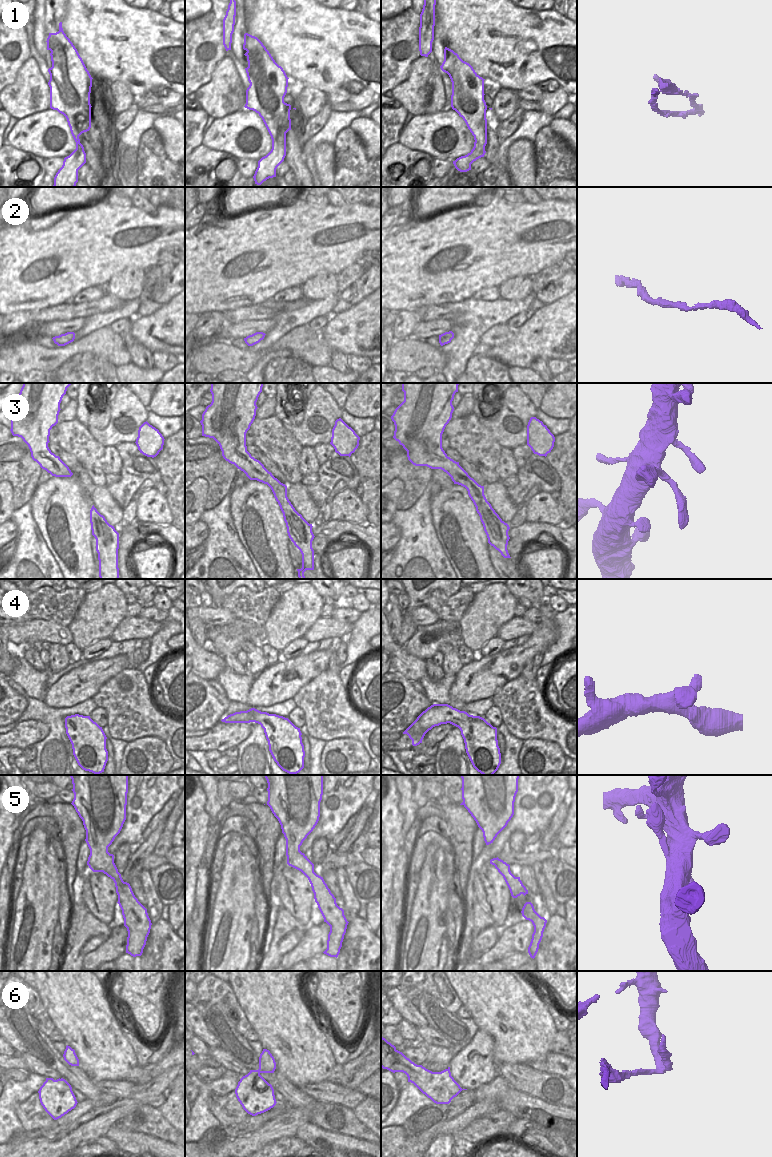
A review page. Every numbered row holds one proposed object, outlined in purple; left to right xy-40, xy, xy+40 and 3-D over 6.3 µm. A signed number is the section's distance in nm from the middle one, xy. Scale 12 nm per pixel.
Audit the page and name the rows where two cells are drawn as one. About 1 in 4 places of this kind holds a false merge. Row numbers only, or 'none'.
1, 6

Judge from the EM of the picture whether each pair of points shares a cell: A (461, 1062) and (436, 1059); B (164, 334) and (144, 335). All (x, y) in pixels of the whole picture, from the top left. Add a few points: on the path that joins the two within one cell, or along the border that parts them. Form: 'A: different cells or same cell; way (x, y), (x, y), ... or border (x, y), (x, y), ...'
A: different cells; border (461, 1049), (455, 1054), (448, 1066)
B: same cell; way (158, 328), (151, 323), (147, 329)

